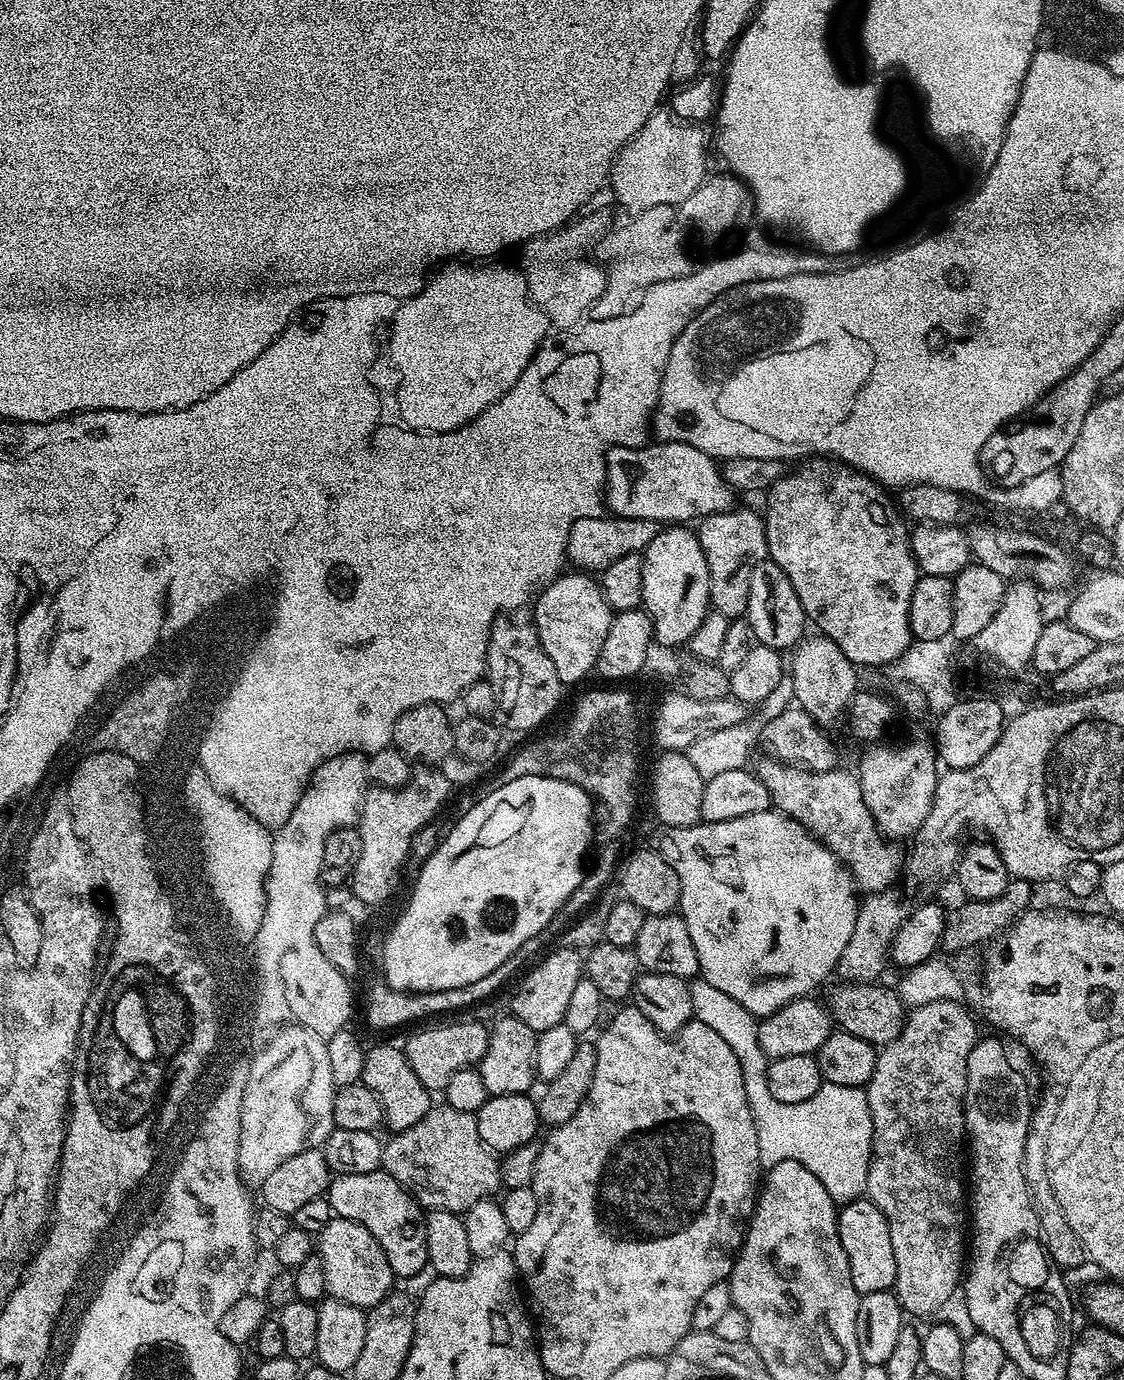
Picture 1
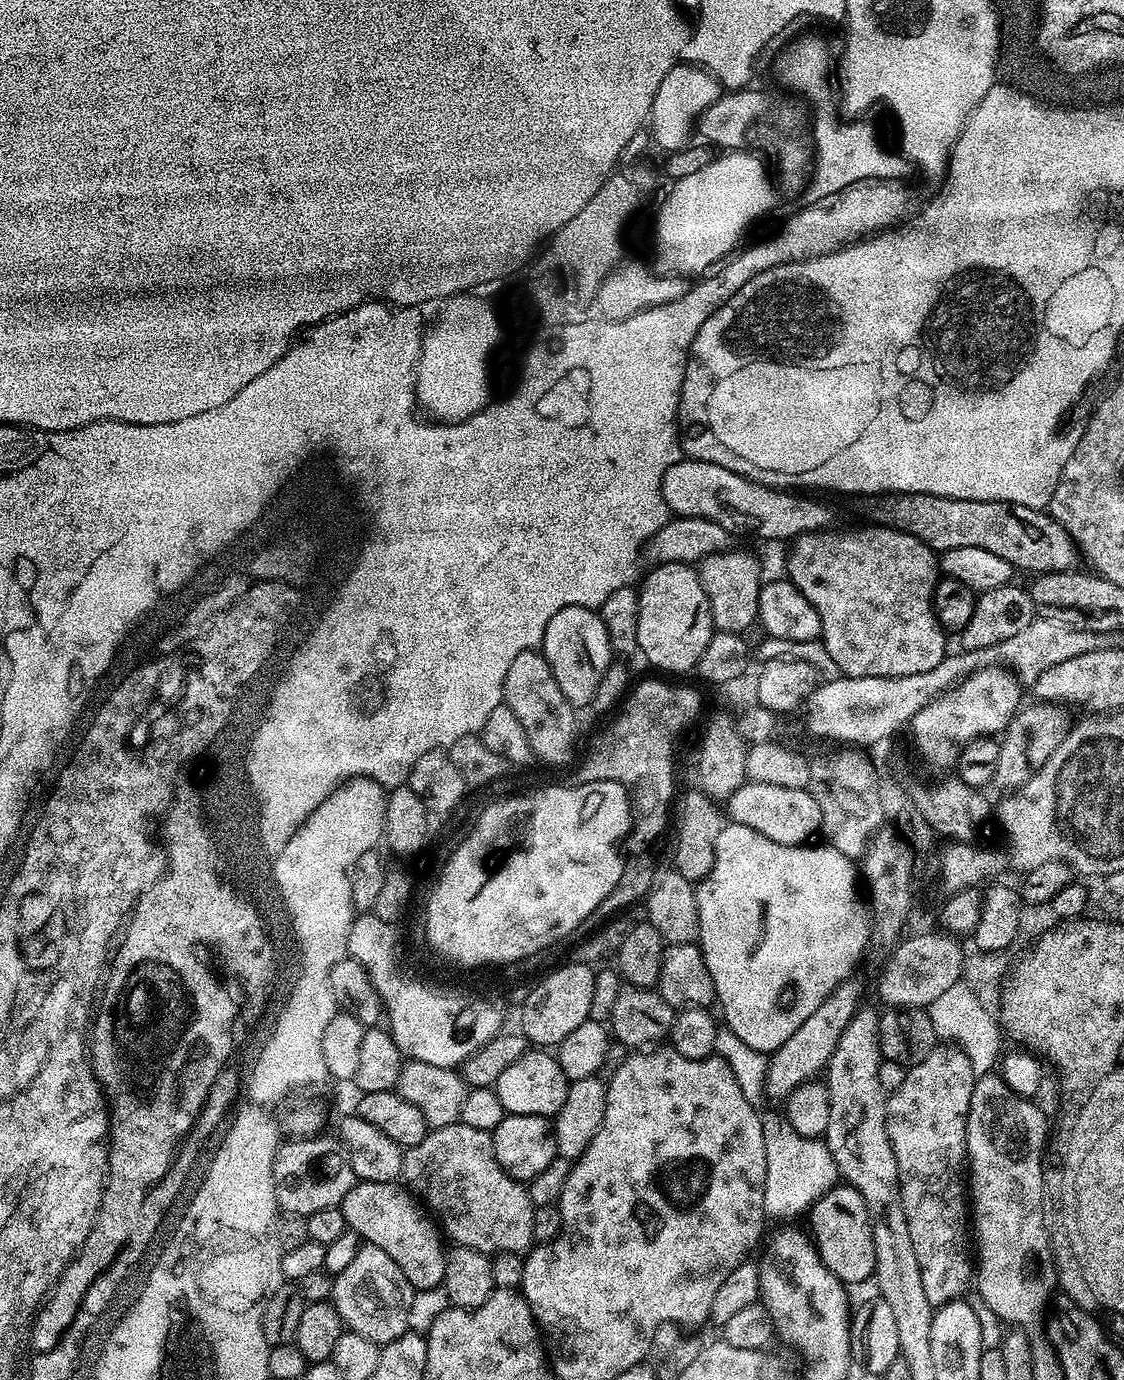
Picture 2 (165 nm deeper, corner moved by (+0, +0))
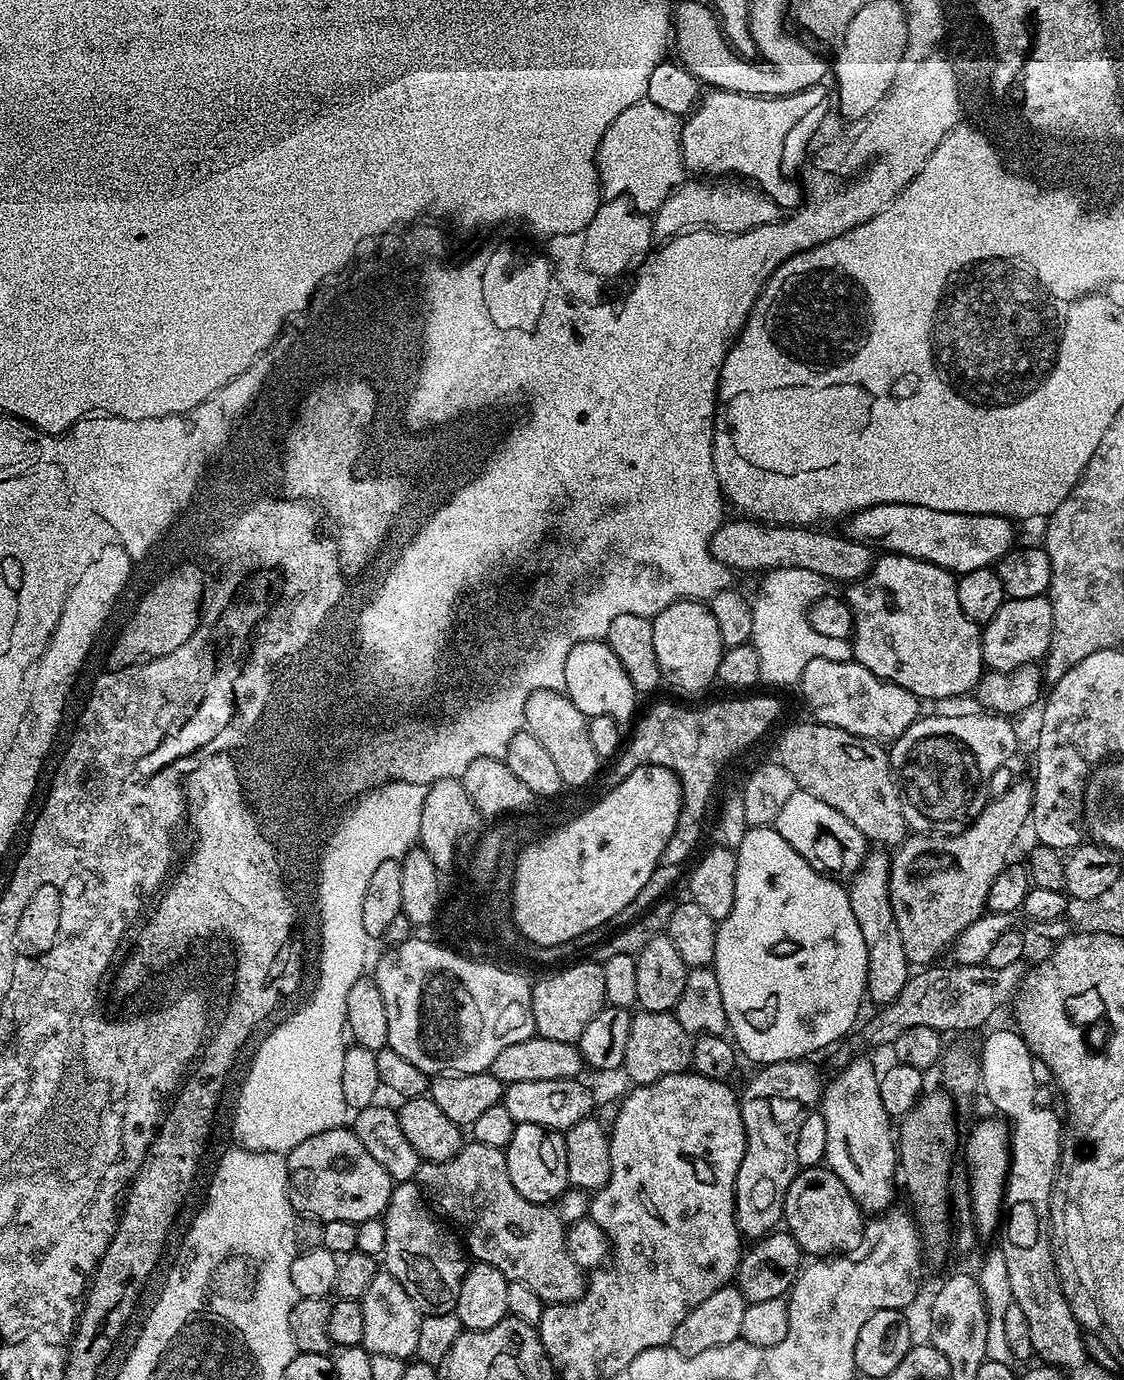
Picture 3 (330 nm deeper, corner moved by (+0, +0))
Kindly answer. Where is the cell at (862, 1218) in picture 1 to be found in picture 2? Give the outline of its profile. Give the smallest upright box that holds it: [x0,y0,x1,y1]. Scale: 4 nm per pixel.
[806,1183,876,1286]

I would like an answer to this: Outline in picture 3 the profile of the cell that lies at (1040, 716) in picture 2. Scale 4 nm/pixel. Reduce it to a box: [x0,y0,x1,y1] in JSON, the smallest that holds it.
[888,778,1032,966]

